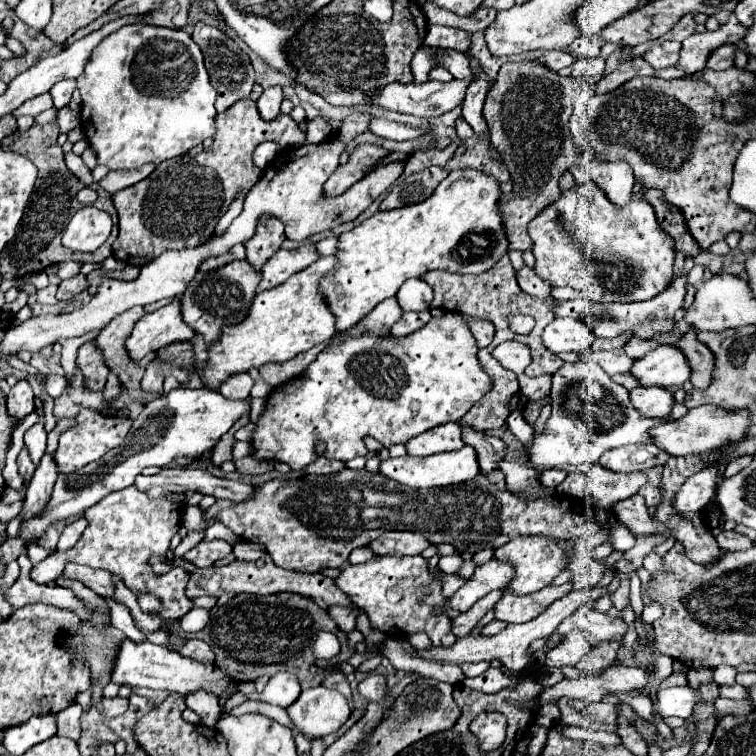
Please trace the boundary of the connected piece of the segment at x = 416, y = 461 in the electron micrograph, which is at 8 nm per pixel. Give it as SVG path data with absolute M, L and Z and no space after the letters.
M465 445L459 451L451 451L451 453L443 453L443 455L429 455L429 457L405 455L399 459L387 459L387 461L381 461L379 473L385 475L387 479L393 479L411 489L429 489L429 487L447 487L447 485L455 485L455 483L473 479L479 473L479 463L477 463L475 449Z

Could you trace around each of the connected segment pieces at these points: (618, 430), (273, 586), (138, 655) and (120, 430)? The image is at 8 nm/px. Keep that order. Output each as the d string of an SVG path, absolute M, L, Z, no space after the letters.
M593 361L565 363L551 385L551 417L545 431L535 433L529 447L523 447L525 459L535 467L567 467L593 465L599 457L615 447L629 443L651 443L647 429L665 423L667 419L643 419L639 411L627 403L627 389L613 383L611 377Z
M265 553L259 561L255 563L247 563L247 561L233 561L225 567L209 567L209 569L197 569L195 573L191 573L187 585L185 585L185 595L187 599L195 599L201 595L213 595L213 597L221 597L223 593L251 593L251 595L273 595L273 593L281 593L281 591L289 591L289 593L299 593L303 597L311 597L311 599L323 599L327 605L349 605L355 607L347 595L339 593L333 579L323 577L321 573L299 573L299 571L287 571L281 567L275 567L273 559Z
M125 641L121 645L119 657L115 661L115 671L113 671L113 683L117 685L129 685L129 687L147 687L147 689L163 689L163 691L175 691L183 697L197 693L197 691L207 691L213 693L217 699L221 699L225 693L233 695L237 693L237 683L227 675L223 669L213 667L213 665L203 665L197 663L195 659L183 657L175 651L169 651L165 647L153 645L149 641L135 645L133 641Z
M81 409L75 415L75 425L71 429L63 431L59 437L59 447L53 453L57 471L73 473L73 471L79 471L81 467L85 467L87 463L101 459L101 455L105 455L107 451L111 451L113 447L119 447L119 443L123 443L129 429L131 429L131 419L127 419L127 417L103 415L95 409Z

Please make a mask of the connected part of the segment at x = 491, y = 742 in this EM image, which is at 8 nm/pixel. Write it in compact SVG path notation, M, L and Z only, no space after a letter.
M479 713L471 721L471 733L477 739L477 749L481 753L489 753L503 745L505 741L507 719L501 713Z

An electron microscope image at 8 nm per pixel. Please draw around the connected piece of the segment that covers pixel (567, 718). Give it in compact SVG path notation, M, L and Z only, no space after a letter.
M561 697L557 701L565 725L585 727L589 731L617 731L617 709L611 703L585 703L581 699Z

